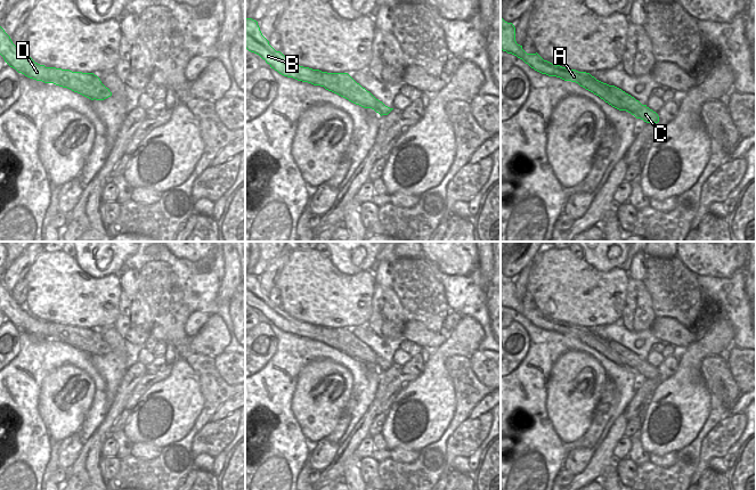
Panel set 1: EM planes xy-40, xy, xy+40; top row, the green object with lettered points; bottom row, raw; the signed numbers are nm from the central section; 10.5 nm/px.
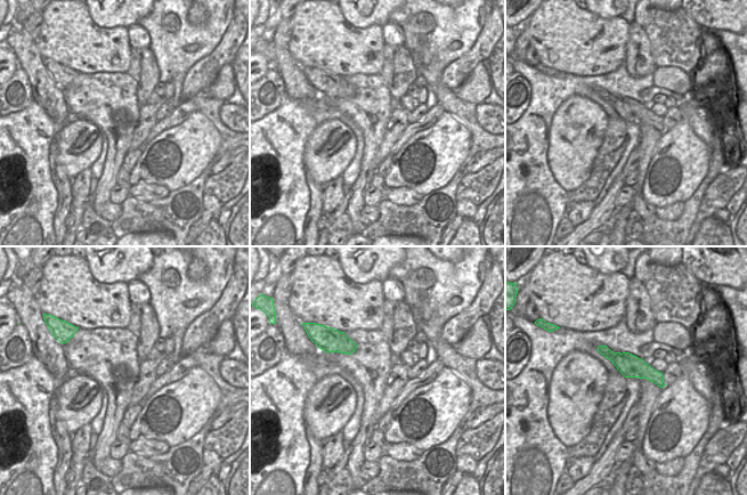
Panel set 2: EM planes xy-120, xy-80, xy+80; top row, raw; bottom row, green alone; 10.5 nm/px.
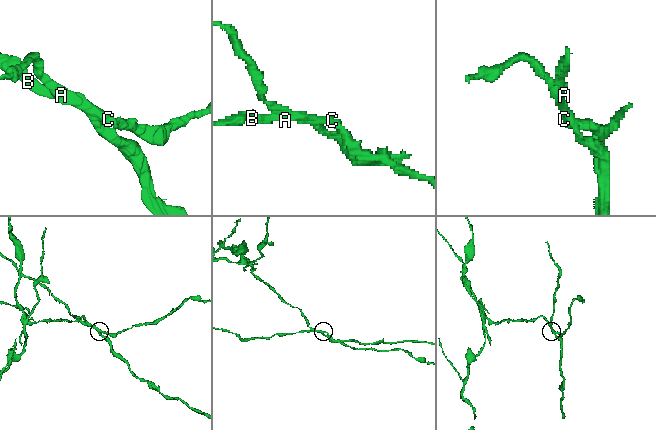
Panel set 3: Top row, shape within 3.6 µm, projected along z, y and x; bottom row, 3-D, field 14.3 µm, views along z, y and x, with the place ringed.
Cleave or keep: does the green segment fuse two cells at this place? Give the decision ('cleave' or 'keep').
cleave

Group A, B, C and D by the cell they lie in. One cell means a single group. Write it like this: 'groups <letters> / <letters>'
groups A B D / C

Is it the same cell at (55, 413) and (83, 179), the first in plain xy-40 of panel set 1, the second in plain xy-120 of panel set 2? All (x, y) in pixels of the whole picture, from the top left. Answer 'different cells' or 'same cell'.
different cells

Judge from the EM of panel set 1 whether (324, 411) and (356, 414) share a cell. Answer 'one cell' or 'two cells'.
two cells

